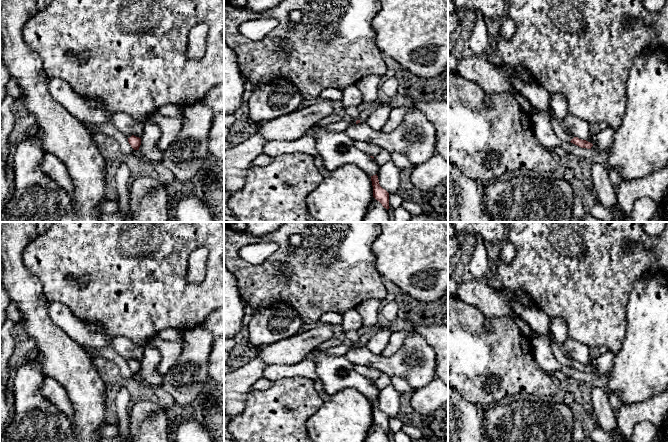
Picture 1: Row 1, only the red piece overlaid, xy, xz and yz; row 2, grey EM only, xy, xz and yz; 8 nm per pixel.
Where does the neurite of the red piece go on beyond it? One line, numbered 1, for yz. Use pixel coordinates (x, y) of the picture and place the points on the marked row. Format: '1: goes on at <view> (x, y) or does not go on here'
1: goes on at yz (558, 128)

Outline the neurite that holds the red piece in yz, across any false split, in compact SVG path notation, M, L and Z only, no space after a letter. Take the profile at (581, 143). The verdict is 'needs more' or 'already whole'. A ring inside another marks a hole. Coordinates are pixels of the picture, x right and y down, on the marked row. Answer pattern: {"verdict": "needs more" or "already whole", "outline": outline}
{"verdict": "needs more", "outline": "M550 112L550 118L551 118L551 124L552 124L552 129L554 133L564 142L566 143L573 143L581 148L587 148L591 149L593 146L592 143L579 139L578 137L574 137L572 134L570 134L562 125L560 121L558 121L555 116L553 115L552 112Z"}

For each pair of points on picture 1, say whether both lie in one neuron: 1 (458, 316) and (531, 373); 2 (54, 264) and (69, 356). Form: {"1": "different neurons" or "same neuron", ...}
{"1": "same neuron", "2": "different neurons"}

